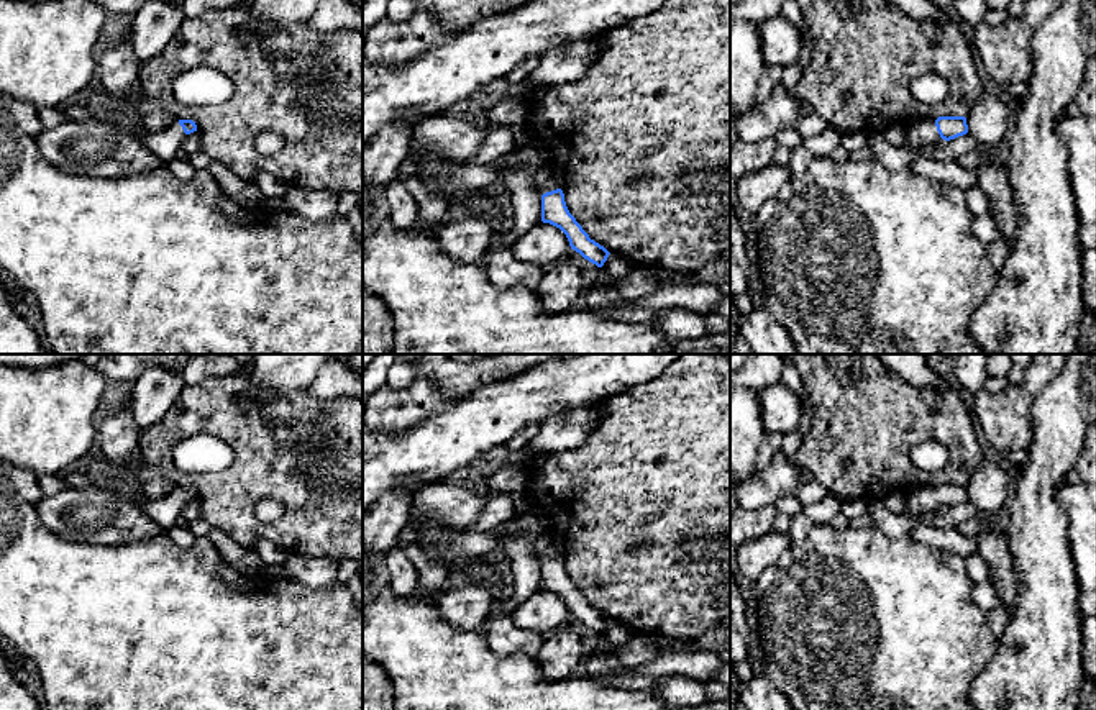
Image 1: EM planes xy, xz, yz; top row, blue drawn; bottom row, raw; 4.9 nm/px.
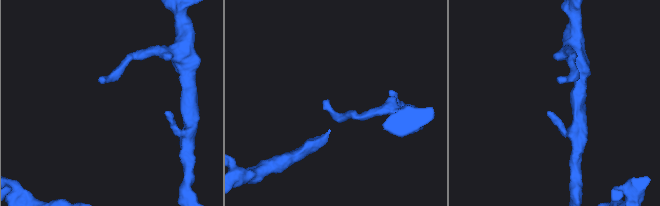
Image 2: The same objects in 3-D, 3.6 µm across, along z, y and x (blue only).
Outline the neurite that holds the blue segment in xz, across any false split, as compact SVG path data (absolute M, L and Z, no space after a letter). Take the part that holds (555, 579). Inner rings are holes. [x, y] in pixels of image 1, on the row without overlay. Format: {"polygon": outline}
{"polygon": "M550 531L545 533L533 541L533 553L541 562L541 589L559 595L566 602L571 617L597 635L602 635L610 620L591 607L569 580L564 561L559 556L561 546L558 539Z"}

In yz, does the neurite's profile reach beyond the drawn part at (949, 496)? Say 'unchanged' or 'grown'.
grown

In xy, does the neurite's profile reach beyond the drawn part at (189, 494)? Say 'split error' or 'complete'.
split error

